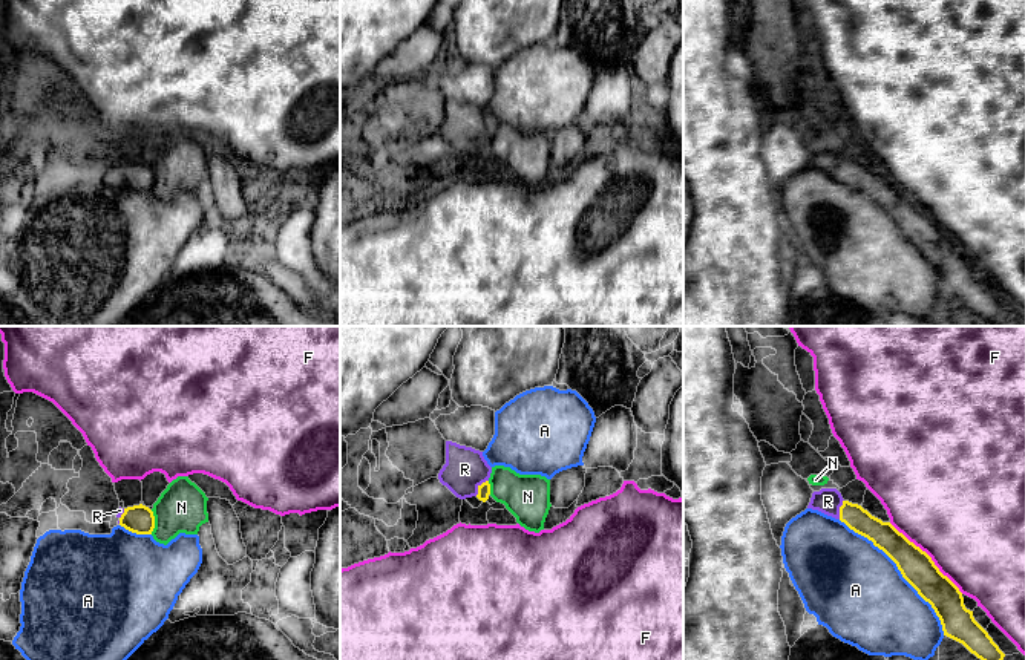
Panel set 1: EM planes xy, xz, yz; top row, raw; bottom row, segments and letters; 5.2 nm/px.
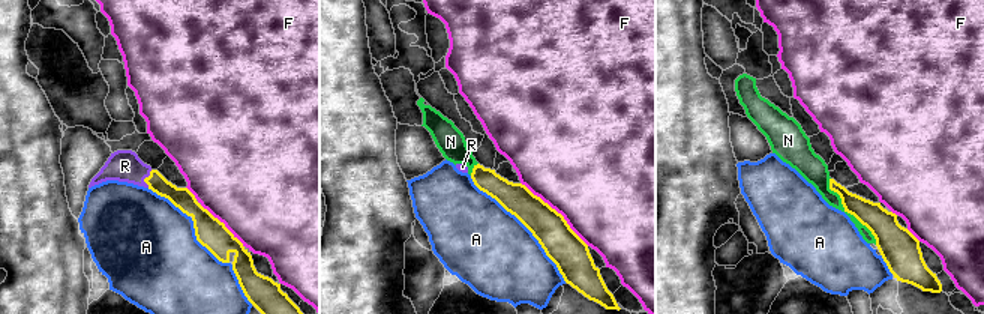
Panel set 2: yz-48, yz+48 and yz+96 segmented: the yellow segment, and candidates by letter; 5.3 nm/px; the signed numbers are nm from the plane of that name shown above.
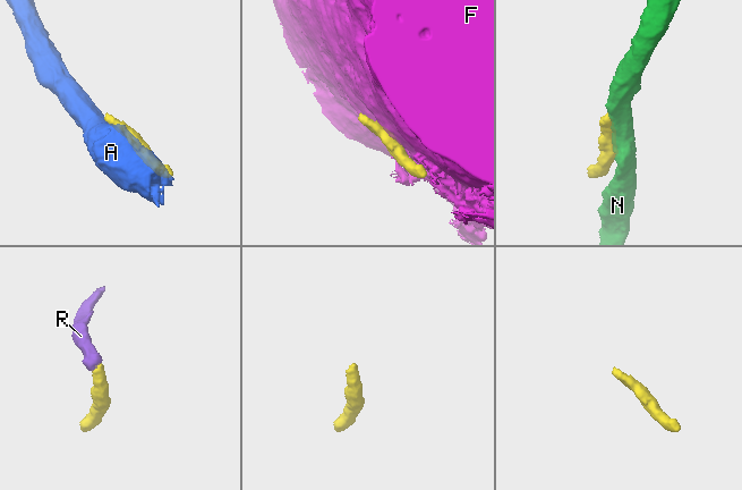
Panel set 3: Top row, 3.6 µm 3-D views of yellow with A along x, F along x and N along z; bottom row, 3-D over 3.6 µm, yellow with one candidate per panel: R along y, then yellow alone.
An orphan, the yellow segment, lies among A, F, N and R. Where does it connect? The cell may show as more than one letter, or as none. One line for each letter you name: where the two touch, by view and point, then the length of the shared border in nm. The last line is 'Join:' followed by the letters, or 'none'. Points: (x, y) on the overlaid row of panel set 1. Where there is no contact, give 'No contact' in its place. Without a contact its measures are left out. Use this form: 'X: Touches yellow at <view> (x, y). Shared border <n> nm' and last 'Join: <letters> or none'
R: Touches yellow at xz (478, 487). Shared border 110 nm
Join: R

